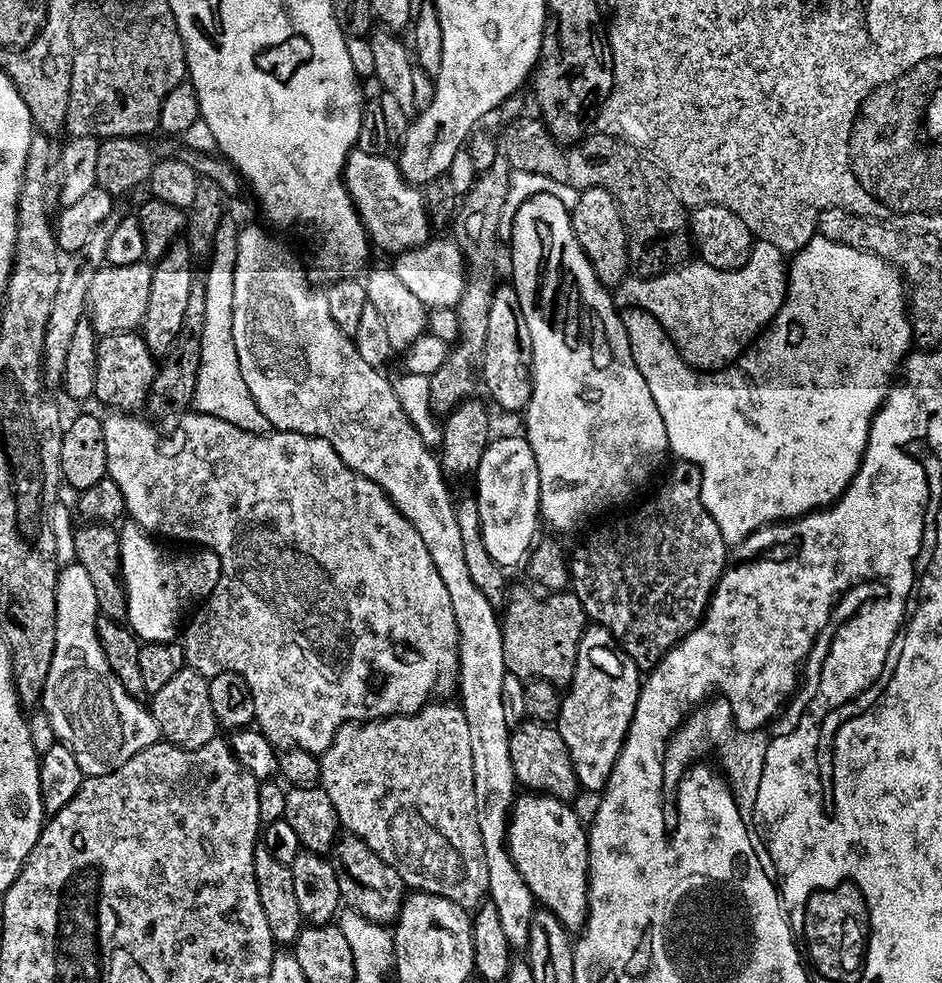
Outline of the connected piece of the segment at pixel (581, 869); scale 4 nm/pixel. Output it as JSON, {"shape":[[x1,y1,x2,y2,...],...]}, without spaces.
{"shape":[[524,794,515,802,508,828,508,846,515,865,525,879,531,899,541,900,543,907,559,918,569,933,581,933,588,923,588,910,592,898,592,871,588,857,586,824,580,821,571,803,555,800,543,794]]}

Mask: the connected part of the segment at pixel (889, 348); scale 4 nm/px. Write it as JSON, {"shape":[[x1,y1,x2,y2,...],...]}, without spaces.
{"shape":[[825,239,810,242,796,253,790,264,788,273,788,297,784,300,782,310,774,317,766,336,772,340,780,340,780,352,752,352,753,350,731,351,718,371,724,376,728,372,744,372,748,376,748,440,732,440,732,450,750,450,750,464,744,466,728,466,728,474,697,474,698,495,706,512,718,523,722,531,723,541,730,548,740,548,753,533,769,525,803,519,817,511,823,511,835,504,843,496,860,473,860,466,868,448,869,432,873,418,880,412,894,377,903,367,914,346,910,308,907,289,886,286,885,260,879,253,867,249,857,239]]}

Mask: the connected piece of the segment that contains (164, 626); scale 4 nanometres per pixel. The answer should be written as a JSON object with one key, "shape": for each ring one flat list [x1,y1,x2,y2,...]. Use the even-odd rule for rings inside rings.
{"shape":[[126,524,120,532,120,553,124,563,124,584,128,587,127,623,143,643,173,643,181,631,180,619,184,611,195,600,206,601,217,589,221,581,221,560,207,550,201,551,201,556,180,556,175,560,139,525]]}

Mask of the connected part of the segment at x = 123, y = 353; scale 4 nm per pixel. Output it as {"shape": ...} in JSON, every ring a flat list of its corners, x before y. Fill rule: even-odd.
{"shape":[[124,333,99,339,95,399,118,412,136,412,143,409,153,388,158,371,157,359,143,335]]}

